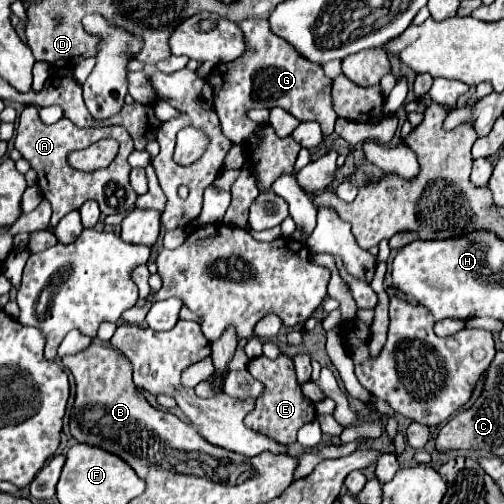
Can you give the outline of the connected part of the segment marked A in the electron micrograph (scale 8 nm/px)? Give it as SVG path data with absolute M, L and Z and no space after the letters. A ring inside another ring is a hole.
M29 105L29 107L23 109L15 133L17 133L15 135L15 147L21 151L21 155L35 169L37 185L39 185L43 197L53 207L51 227L57 227L61 217L65 217L67 213L73 210L78 210L87 200L95 199L99 203L99 209L101 209L103 215L123 213L123 211L129 211L135 205L137 193L129 185L129 171L131 171L131 167L127 165L127 157L133 151L133 141L131 141L131 135L123 127L105 125L105 127L79 129L69 119L59 119L53 125L45 125L39 119L37 107ZM105 137L113 137L119 143L119 153L117 153L117 157L113 159L113 163L109 167L97 169L97 171L77 171L77 169L73 169L67 163L67 155L69 153L85 149L85 147L89 147L95 141L105 139Z

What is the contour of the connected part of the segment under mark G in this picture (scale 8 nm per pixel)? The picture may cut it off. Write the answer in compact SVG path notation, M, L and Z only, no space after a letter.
M267 19L241 21L249 49L243 57L225 67L217 65L211 73L211 87L215 95L215 111L219 115L221 131L233 143L243 144L252 137L256 128L245 126L245 109L281 107L299 121L317 121L323 135L333 133L337 113L331 101L331 79L325 77L321 65L305 59L291 43L275 35Z

